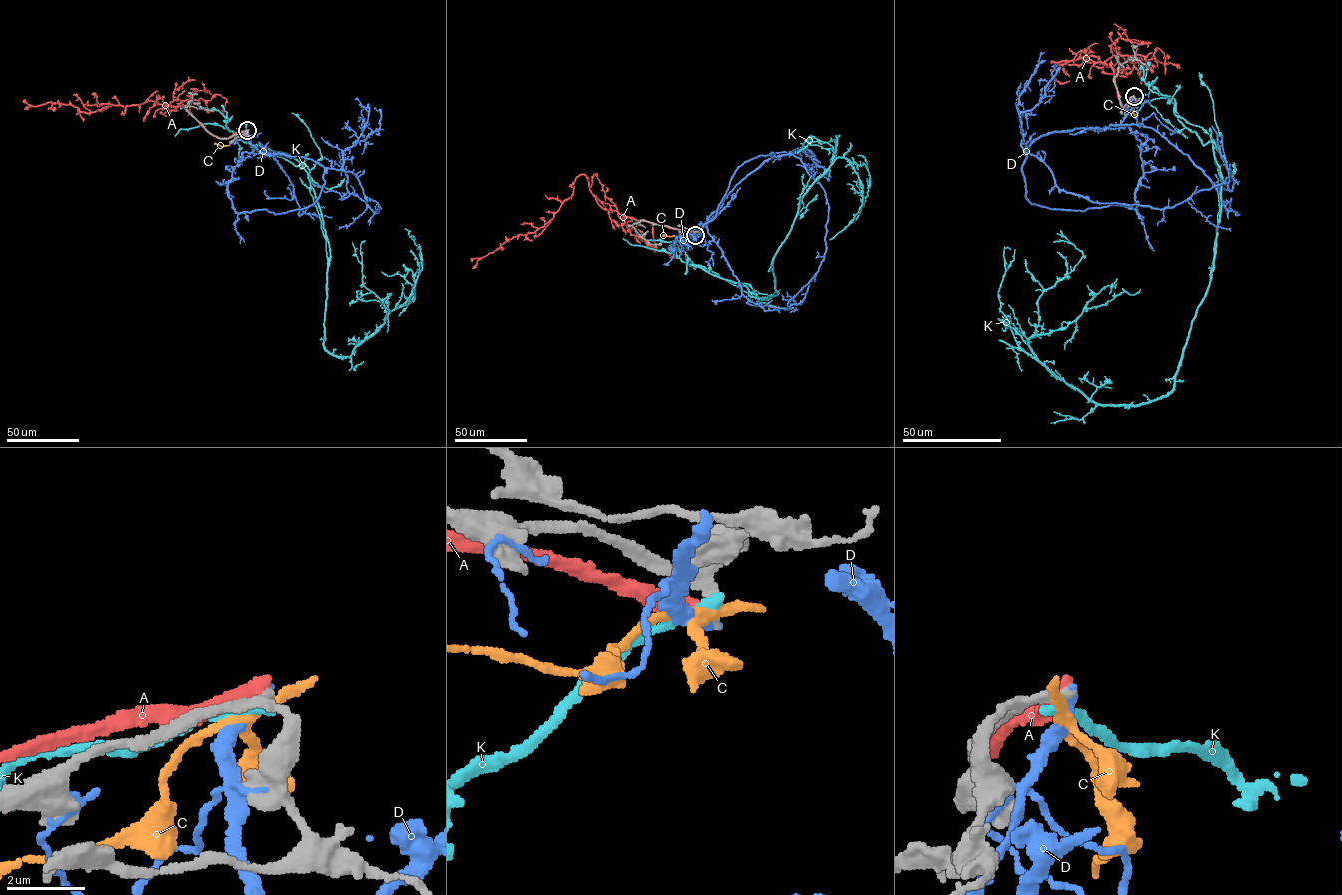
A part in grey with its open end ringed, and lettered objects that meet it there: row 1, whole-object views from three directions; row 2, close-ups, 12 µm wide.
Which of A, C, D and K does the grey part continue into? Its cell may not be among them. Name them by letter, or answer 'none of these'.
none of these

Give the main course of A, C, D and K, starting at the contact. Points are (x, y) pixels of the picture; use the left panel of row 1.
A: (246, 130), (219, 138), (182, 107), (150, 101), (88, 113), (51, 102), (24, 109)
C: (246, 130), (228, 145), (214, 143)
D: (246, 130), (268, 155), (319, 163), (325, 184), (301, 209), (237, 212), (228, 183), (242, 154), (292, 157)
K: (246, 130), (231, 131), (308, 175), (329, 243), (330, 354), (349, 356), (409, 297), (422, 260), (405, 228)

